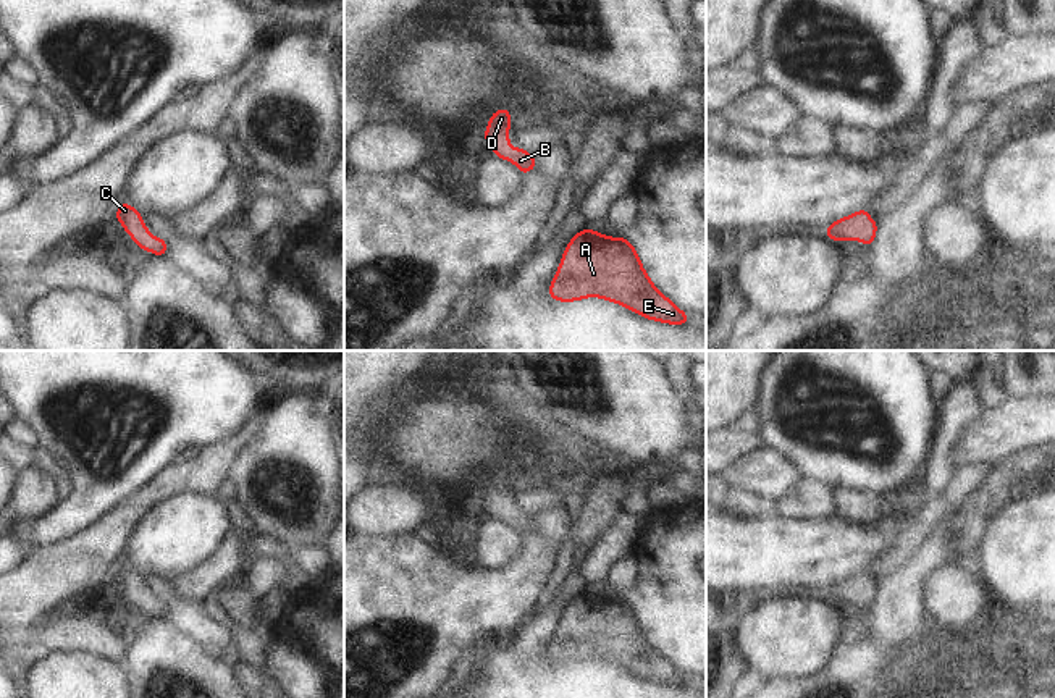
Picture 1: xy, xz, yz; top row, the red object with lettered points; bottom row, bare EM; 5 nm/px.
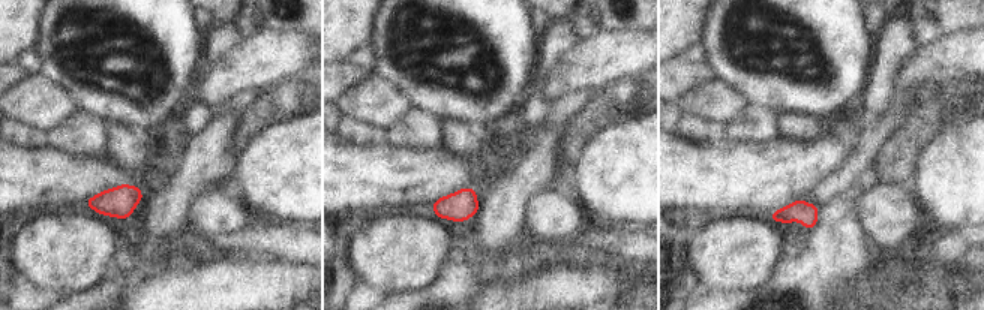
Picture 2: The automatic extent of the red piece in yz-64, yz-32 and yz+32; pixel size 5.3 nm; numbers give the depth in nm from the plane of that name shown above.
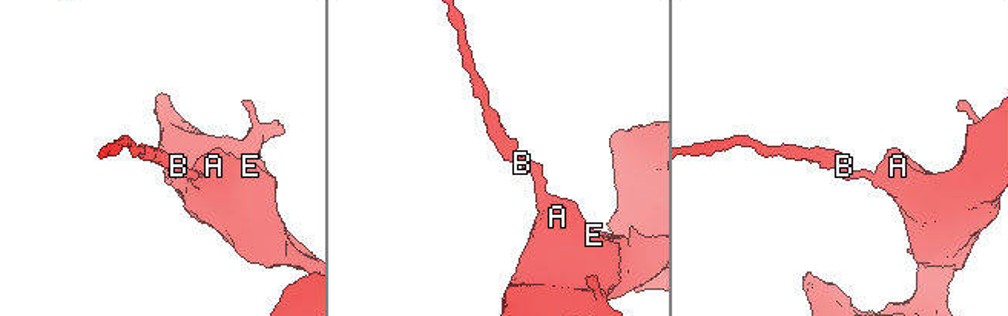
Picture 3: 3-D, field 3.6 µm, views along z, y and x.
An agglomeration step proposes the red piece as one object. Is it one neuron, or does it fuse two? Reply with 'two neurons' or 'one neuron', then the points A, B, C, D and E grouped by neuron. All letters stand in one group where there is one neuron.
one neuron | A B C D E

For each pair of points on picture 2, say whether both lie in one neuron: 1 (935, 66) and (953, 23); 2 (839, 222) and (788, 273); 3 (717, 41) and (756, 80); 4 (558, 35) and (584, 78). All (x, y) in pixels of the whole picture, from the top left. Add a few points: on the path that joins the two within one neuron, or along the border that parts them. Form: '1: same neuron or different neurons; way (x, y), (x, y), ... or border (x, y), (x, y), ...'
1: different neurons; border (968, 29), (944, 35)
2: same neuron; way (831, 237), (803, 265)
3: same neuron; way (726, 53), (732, 65), (744, 71)
4: different neurons; border (579, 39), (543, 74)

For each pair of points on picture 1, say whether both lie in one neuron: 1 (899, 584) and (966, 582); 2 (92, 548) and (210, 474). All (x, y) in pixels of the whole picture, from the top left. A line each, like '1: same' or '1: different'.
1: different
2: same

